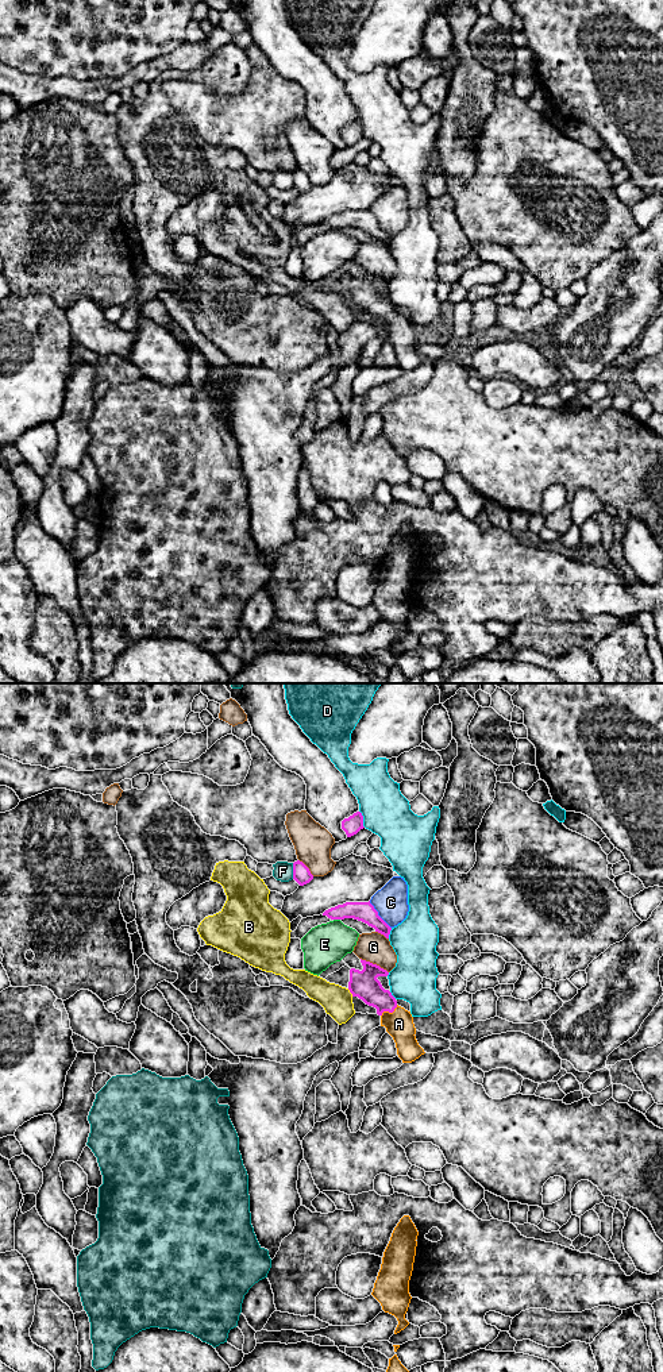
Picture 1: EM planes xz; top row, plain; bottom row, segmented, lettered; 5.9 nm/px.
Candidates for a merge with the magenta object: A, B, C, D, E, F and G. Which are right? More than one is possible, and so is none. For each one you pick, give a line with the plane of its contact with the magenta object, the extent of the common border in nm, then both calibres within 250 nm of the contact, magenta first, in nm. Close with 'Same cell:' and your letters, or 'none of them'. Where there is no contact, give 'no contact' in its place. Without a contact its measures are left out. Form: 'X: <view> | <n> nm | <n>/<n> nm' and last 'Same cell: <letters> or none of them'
A: xz | 120 nm | 160/160 nm
Same cell: A

